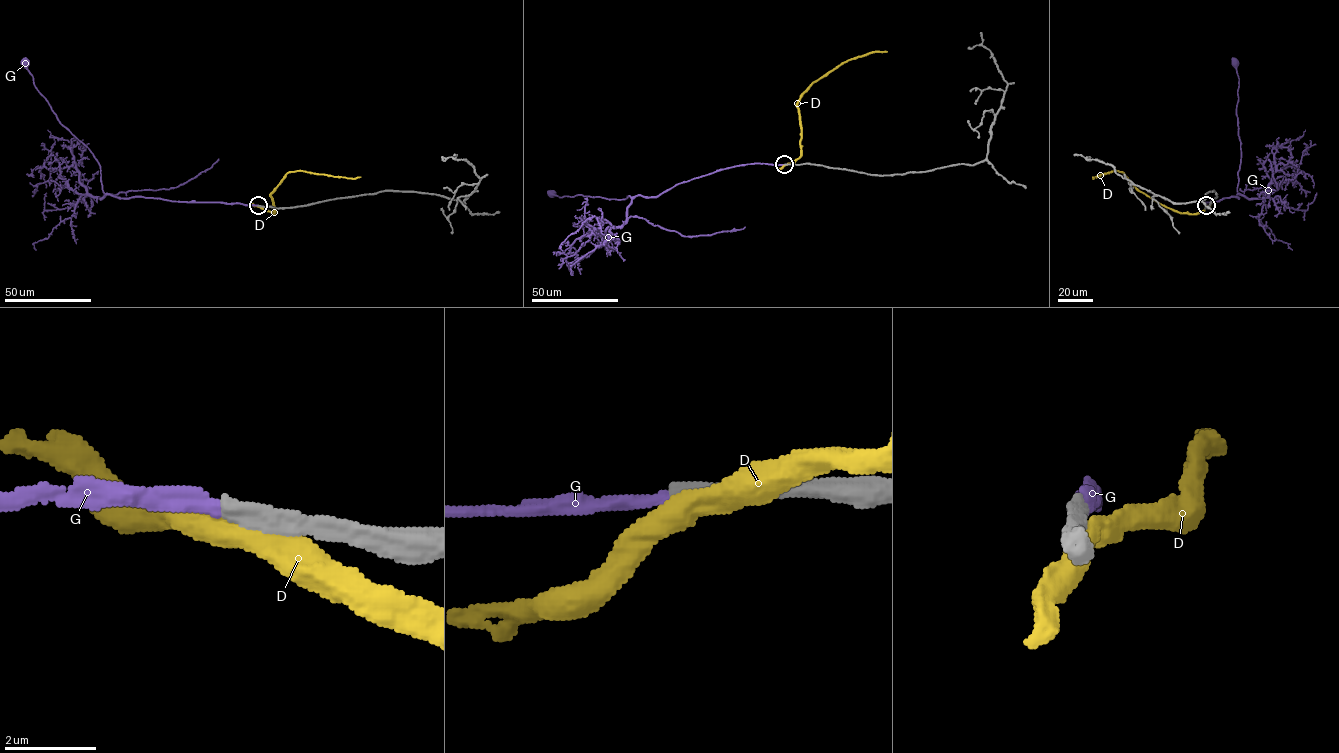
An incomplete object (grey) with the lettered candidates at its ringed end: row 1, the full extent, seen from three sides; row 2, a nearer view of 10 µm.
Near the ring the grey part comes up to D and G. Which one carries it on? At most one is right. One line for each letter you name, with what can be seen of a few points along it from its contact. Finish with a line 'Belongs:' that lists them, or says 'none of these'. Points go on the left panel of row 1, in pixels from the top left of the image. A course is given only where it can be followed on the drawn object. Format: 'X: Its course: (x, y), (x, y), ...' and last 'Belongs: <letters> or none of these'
G: Its course: (258, 205), (120, 198), (105, 193), (97, 160), (60, 123), (35, 85), (25, 62)
Belongs: G

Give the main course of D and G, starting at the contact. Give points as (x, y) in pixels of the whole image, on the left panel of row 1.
D: (259, 206), (274, 214), (271, 194), (287, 173), (300, 171), (347, 178), (361, 176)
G: (258, 205), (120, 198), (105, 193), (97, 160), (60, 123), (35, 85), (25, 62)

